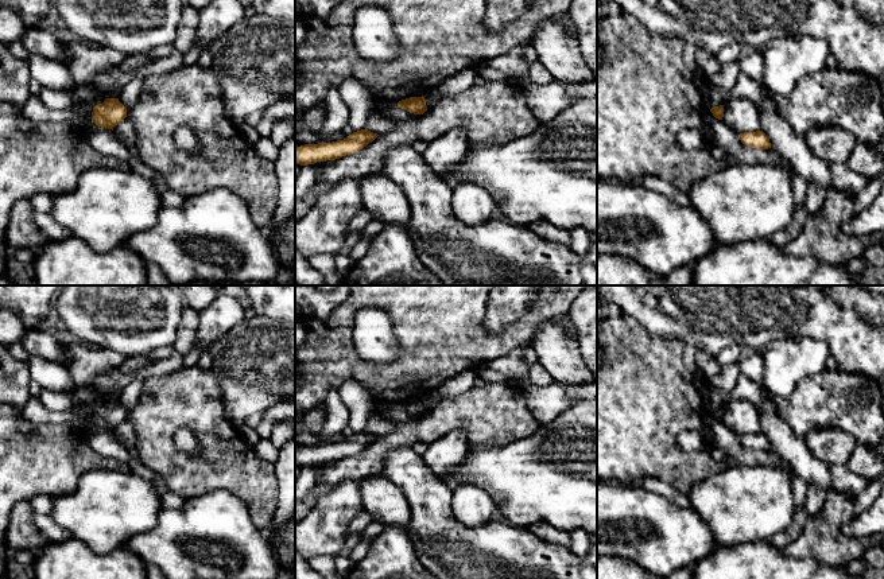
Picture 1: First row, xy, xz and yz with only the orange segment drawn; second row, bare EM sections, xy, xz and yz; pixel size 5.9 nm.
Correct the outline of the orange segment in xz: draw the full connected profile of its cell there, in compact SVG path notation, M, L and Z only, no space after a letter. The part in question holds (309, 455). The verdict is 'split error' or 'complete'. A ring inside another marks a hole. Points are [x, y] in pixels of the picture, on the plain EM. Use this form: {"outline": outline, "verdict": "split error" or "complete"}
{"outline": "M368 431L353 434L344 442L305 446L295 450L295 466L307 467L317 463L336 462L352 456L372 444L379 436Z", "verdict": "complete"}

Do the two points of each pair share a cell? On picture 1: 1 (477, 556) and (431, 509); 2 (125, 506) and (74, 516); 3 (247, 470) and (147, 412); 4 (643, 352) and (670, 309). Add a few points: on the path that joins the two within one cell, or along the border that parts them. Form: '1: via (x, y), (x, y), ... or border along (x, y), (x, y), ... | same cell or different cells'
1: via (465, 544), (442, 521) | same cell
2: via (113, 506), (104, 512), (86, 513) | same cell
3: via (223, 453), (182, 412), (171, 412) | same cell
4: border along (628, 317), (654, 334), (685, 344) | different cells

